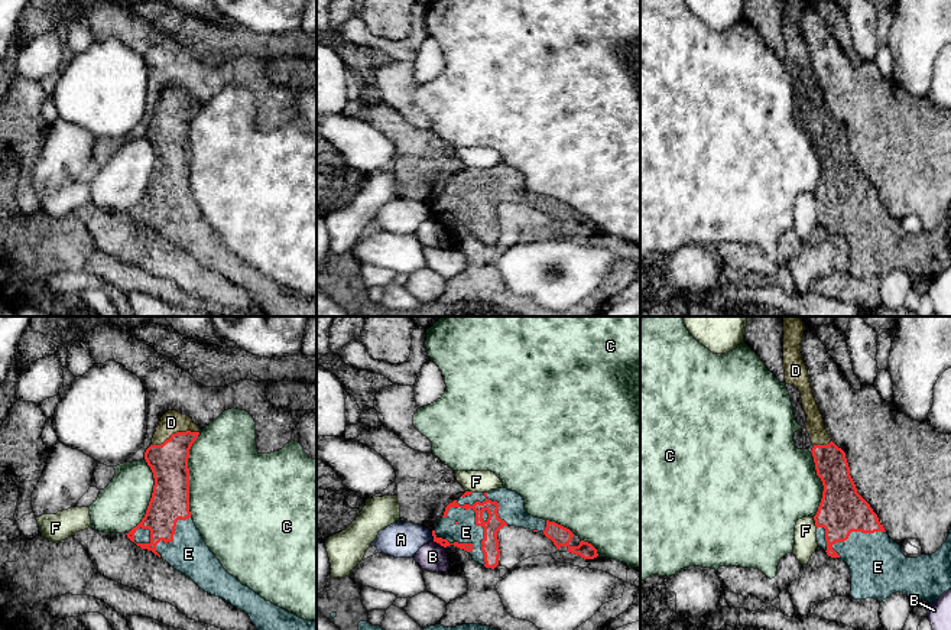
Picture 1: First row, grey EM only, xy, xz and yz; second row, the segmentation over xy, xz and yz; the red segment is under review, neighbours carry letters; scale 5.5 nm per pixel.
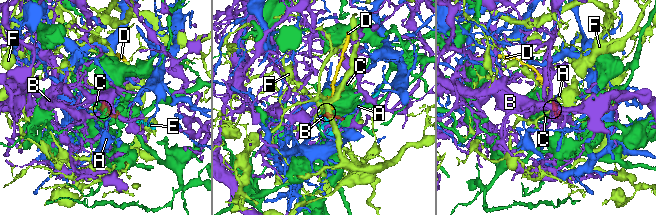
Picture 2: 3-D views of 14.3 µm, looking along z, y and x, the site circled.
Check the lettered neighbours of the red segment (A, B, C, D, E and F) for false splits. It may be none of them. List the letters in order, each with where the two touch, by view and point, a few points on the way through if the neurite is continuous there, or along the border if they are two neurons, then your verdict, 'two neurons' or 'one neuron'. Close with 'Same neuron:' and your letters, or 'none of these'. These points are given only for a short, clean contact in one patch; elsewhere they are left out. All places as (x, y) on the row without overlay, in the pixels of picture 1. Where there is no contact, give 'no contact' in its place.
A: contact xz (432, 211); border xz (431, 208), (434, 217); two neurons
B: contact xz (440, 220); border xz (434, 217), (444, 224); two neurons
C: contact xy (188, 150); two neurons
D: contact xy (174, 110); way xy (168, 137), (174, 110), (171, 98); one neuron
E: contact xz (480, 201); one neuron
F: contact yz (815, 200); two neurons
Same neuron: D, E

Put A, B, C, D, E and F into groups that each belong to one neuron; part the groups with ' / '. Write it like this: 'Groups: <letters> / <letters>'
Groups: A / B / C / D E / F

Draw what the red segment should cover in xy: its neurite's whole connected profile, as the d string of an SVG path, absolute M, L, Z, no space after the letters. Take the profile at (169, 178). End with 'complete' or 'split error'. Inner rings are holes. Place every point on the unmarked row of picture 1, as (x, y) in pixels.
M168 87L156 104L145 136L155 155L142 198L127 214L152 227L205 269L244 288L267 316L317 316L317 298L304 296L266 277L230 251L204 218L189 188L189 126L199 103Z | split error

